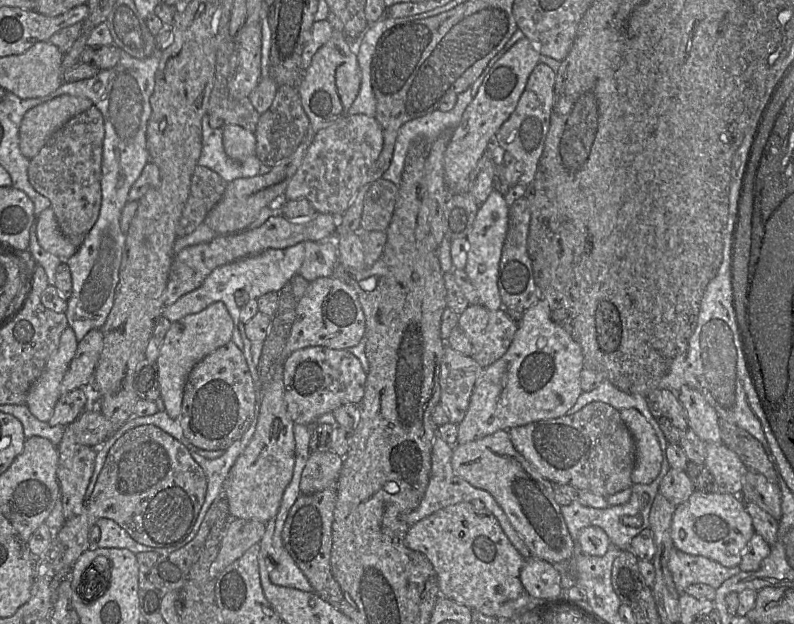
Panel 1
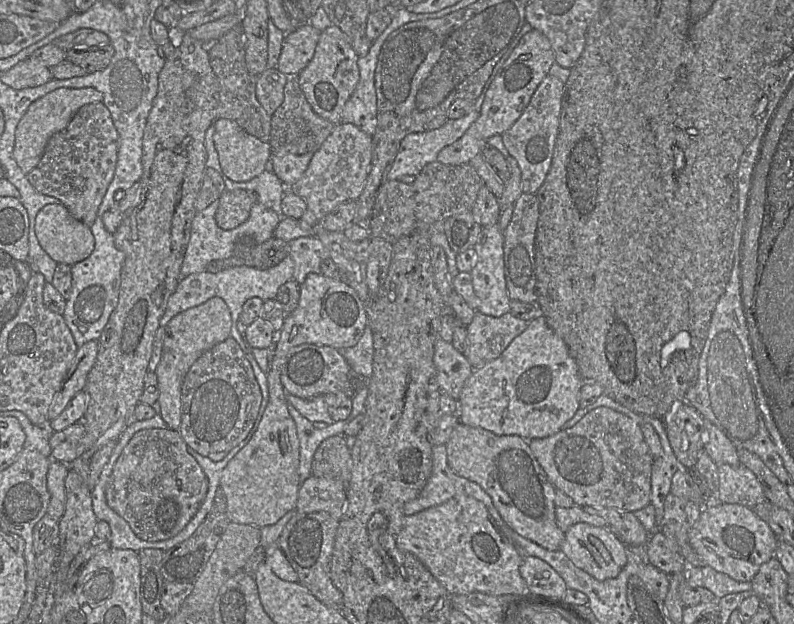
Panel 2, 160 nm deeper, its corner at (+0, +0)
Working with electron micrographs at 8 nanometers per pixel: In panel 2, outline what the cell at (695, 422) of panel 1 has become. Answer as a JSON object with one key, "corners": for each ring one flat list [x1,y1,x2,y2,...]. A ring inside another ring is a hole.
{"corners":[[705,421,704,451,716,465,740,465,734,444,709,421]]}

